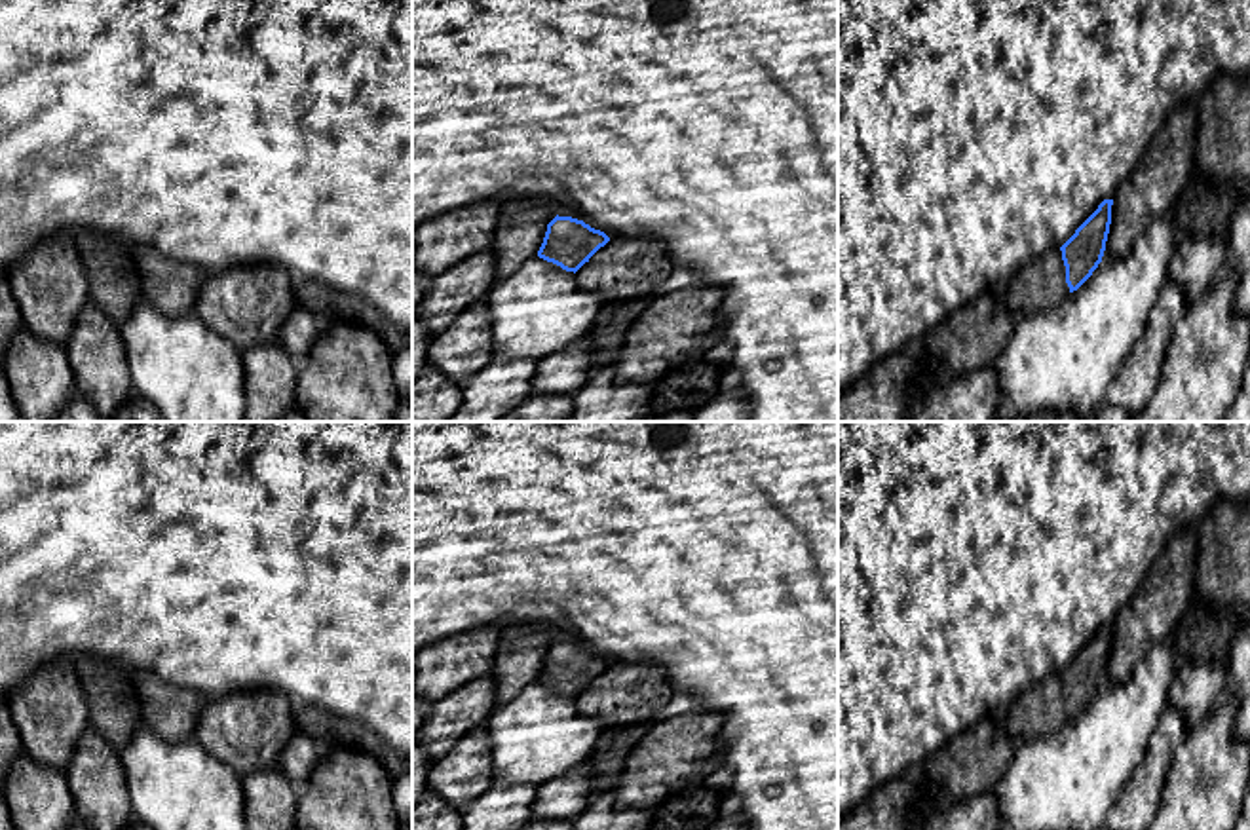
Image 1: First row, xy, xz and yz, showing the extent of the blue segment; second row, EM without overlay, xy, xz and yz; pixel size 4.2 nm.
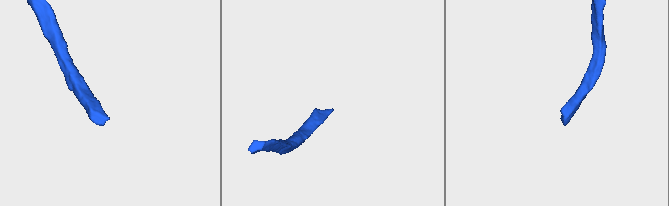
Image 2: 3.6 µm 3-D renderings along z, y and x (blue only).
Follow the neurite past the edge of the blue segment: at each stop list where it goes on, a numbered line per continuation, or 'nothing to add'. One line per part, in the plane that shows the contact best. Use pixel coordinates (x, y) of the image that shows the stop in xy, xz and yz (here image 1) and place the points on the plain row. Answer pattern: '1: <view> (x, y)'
1: yz (1040, 711)

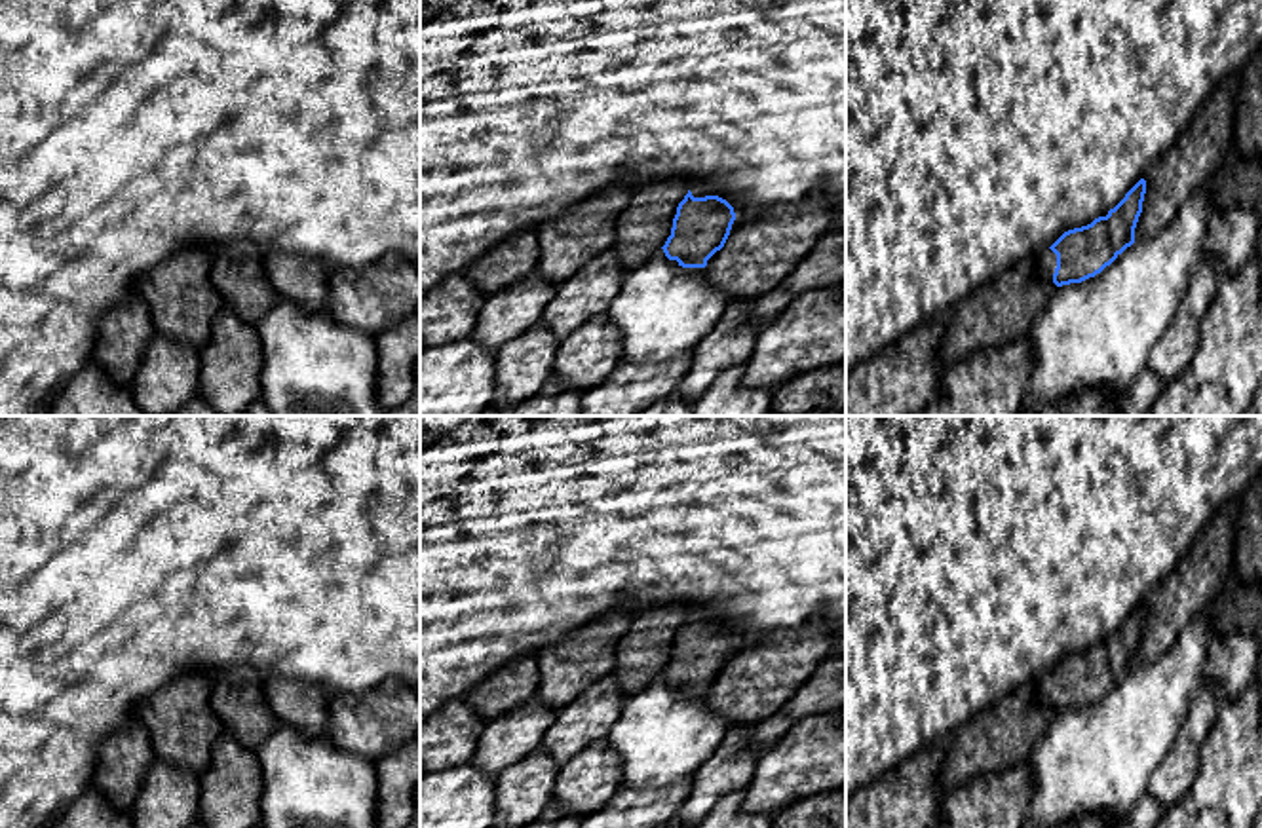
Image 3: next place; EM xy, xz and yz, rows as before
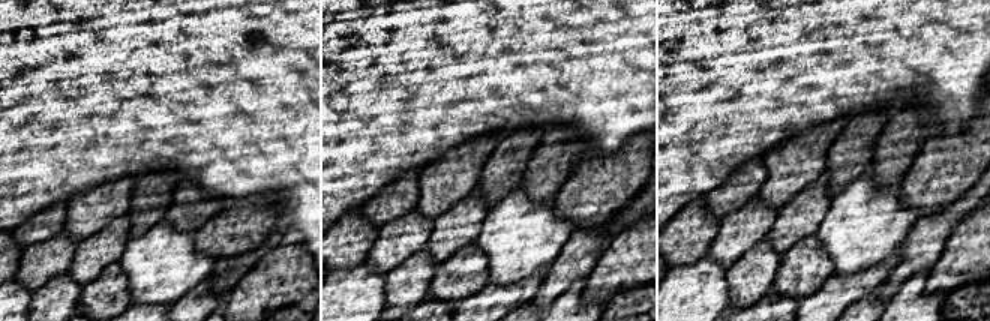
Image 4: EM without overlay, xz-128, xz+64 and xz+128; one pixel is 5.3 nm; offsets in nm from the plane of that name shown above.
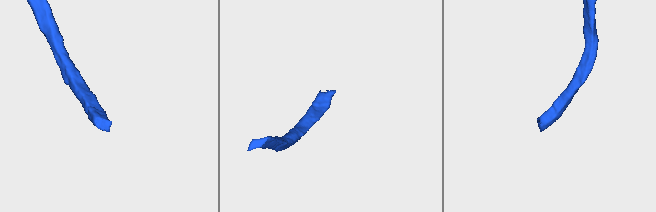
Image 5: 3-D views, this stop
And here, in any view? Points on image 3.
1: yz (1048, 684)

